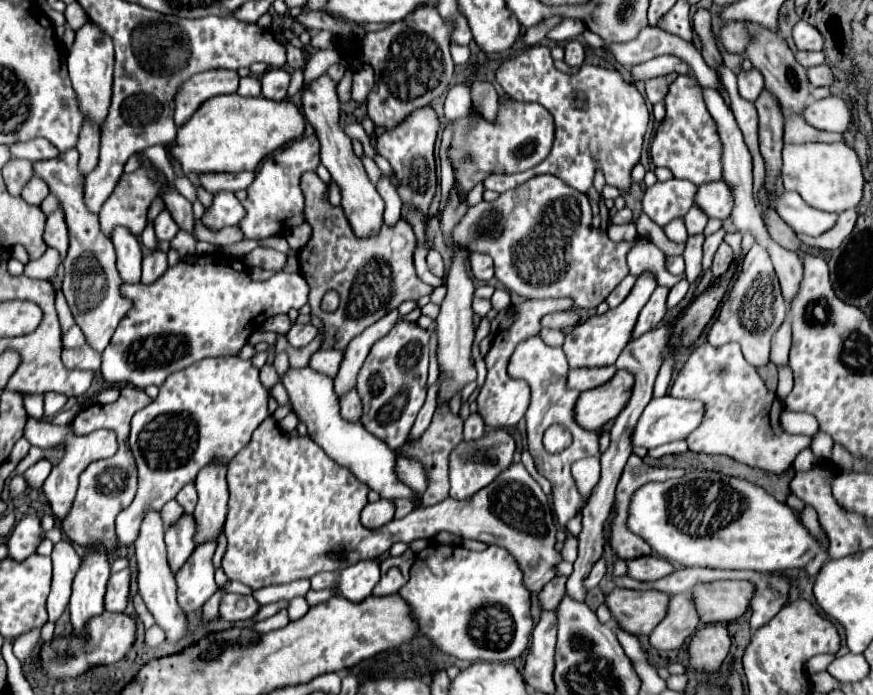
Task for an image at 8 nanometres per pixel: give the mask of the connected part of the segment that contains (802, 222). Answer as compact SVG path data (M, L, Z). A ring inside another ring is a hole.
M796 192L778 194L778 214L792 226L794 232L806 236L820 236L834 228L834 222L838 220L836 214L810 208Z

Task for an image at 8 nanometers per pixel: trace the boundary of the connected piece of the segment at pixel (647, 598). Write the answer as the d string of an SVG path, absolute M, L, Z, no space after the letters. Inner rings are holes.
M614 588L606 596L606 604L616 622L636 636L650 634L664 618L670 596L658 590Z

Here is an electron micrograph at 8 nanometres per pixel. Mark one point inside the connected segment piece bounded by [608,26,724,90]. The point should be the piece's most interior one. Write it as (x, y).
(651, 42)

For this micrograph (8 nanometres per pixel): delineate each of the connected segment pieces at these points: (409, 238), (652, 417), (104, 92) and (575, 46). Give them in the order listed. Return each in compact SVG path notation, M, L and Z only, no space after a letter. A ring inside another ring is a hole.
M304 172L302 174L302 192L306 198L306 222L312 226L312 238L308 240L308 244L304 248L298 250L298 262L300 262L300 274L306 278L308 286L310 286L310 308L312 314L318 316L324 324L326 330L326 342L324 348L338 348L344 350L346 344L362 334L370 324L374 324L376 320L380 320L382 316L386 316L386 312L396 310L404 300L418 300L424 294L432 292L432 286L424 284L416 270L414 270L414 248L416 248L416 236L412 226L406 220L398 220L394 226L388 226L386 222L382 224L378 236L370 236L366 240L354 236L354 232L350 230L350 222L346 220L342 206L332 206L328 200L328 188L326 184L318 178L316 172ZM326 290L336 290L340 294L340 308L336 312L322 312L320 310L320 300L326 294Z
M674 396L652 398L638 420L632 442L634 446L644 446L650 450L674 440L686 440L686 436L694 432L698 424L702 424L702 414L704 414L704 404L700 400L686 400L686 398L674 398Z
M86 22L80 30L76 30L76 42L70 48L66 62L68 62L72 86L80 100L80 110L84 112L86 118L92 118L94 122L102 124L108 114L108 106L110 106L110 98L112 98L114 44L112 44L110 36L106 36L106 32L102 28L98 28L94 22Z
M570 40L566 44L566 56L564 56L564 62L570 66L570 68L580 68L584 64L584 46L576 40Z

